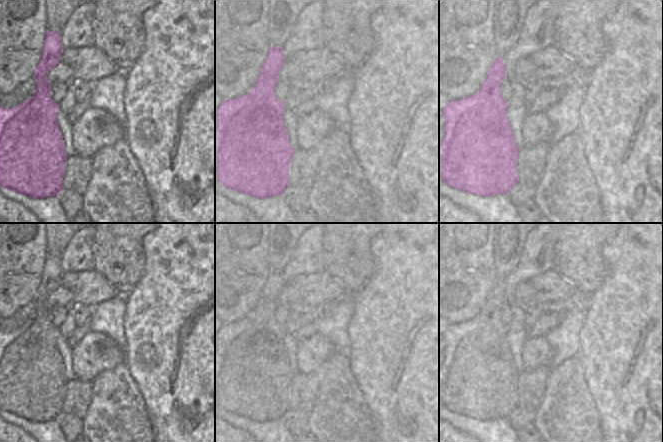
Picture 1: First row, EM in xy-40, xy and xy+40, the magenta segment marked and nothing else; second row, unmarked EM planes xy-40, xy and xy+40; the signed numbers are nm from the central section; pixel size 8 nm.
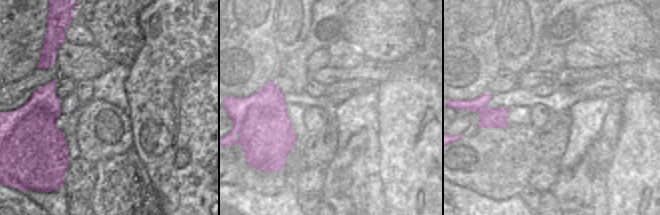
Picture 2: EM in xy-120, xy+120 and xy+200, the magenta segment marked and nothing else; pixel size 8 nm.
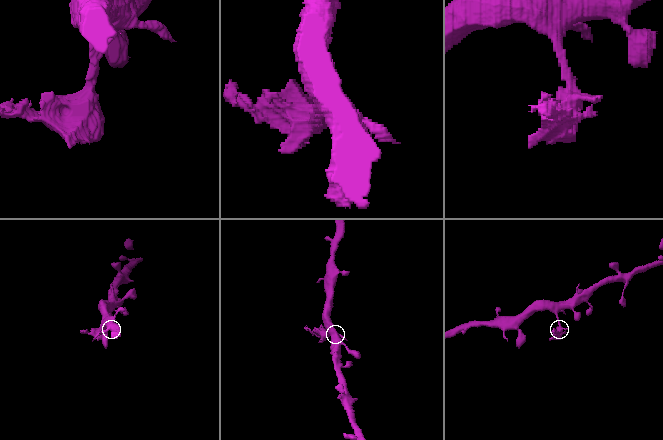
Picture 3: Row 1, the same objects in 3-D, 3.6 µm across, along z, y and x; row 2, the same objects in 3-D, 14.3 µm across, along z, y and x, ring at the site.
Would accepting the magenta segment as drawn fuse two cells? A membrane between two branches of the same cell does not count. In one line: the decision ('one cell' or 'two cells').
two cells

